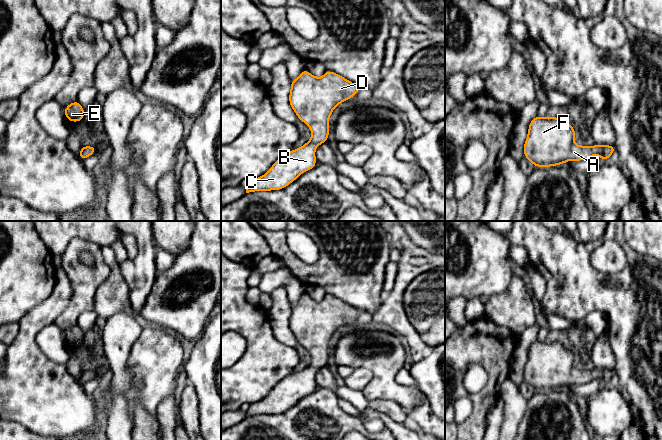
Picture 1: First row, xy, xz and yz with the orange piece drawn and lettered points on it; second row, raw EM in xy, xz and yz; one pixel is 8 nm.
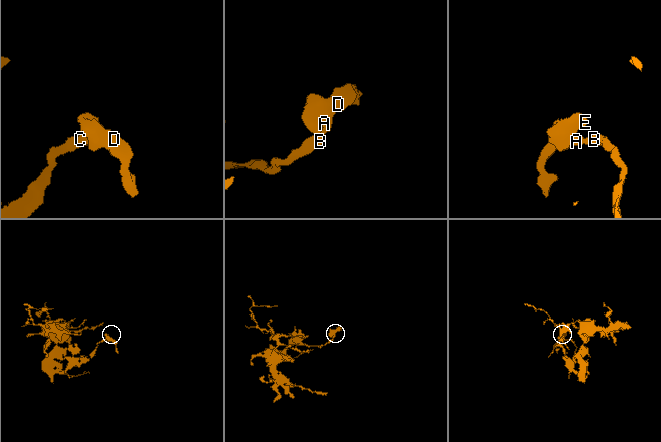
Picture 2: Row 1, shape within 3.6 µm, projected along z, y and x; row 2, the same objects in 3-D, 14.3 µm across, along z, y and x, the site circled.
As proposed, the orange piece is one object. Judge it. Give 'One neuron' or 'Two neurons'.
One neuron

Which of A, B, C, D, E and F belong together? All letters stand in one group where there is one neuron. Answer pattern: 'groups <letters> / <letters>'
groups A B C D E F

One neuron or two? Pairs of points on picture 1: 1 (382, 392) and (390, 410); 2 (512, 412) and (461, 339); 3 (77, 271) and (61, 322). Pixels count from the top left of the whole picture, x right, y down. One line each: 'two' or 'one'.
1: two
2: two
3: one

